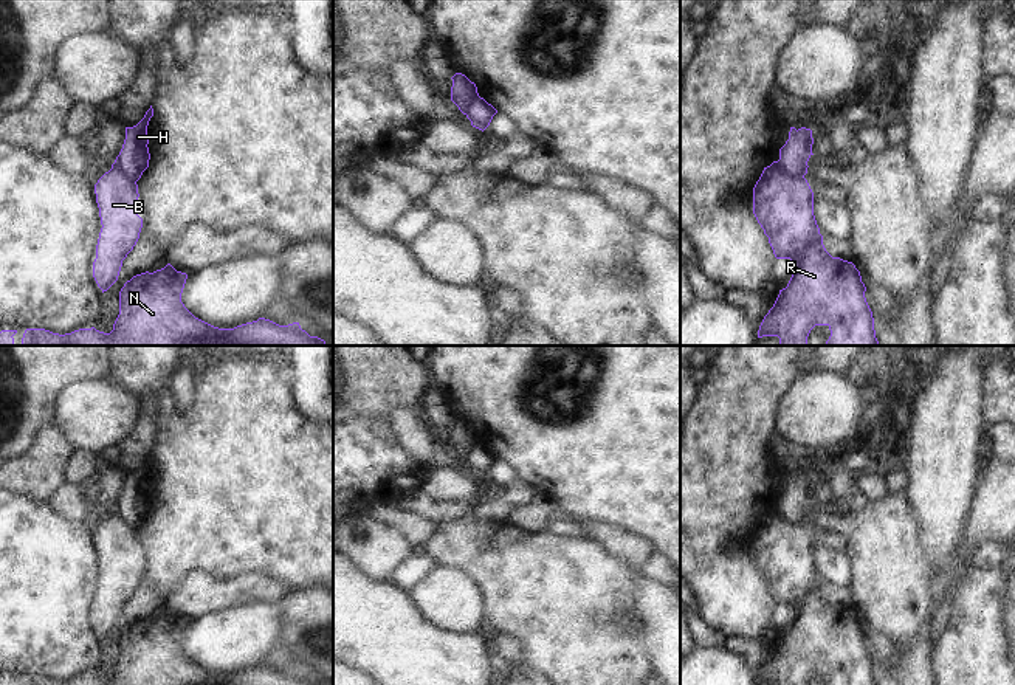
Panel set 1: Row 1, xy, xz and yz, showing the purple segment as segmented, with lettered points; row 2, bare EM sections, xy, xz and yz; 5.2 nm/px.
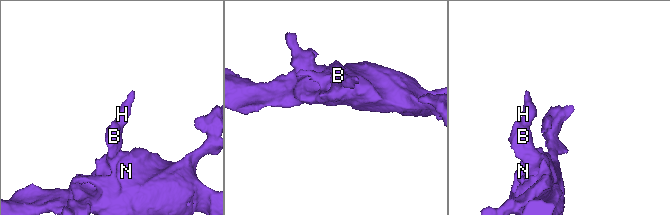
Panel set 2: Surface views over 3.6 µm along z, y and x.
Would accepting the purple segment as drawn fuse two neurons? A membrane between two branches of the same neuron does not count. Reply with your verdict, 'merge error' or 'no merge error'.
merge error

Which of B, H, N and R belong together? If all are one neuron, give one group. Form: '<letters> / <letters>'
B N R / H

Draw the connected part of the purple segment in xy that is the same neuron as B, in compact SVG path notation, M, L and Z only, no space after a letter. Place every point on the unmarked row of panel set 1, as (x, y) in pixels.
M112 511L112 516L95 532L95 541L102 575L93 625L104 640L118 628L122 608L136 592L143 566L136 559L138 532L121 513Z

